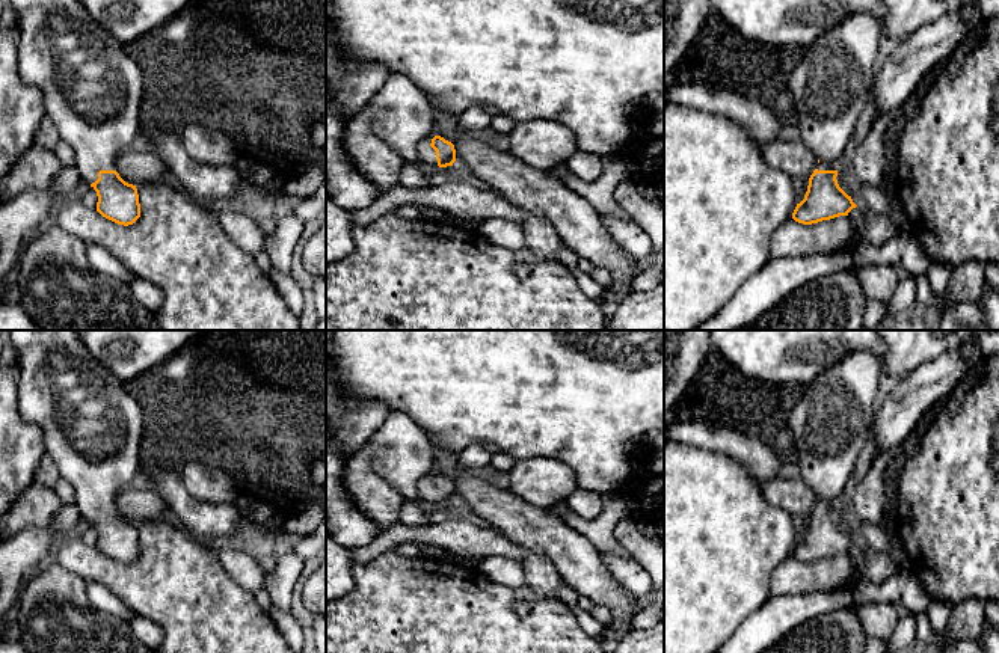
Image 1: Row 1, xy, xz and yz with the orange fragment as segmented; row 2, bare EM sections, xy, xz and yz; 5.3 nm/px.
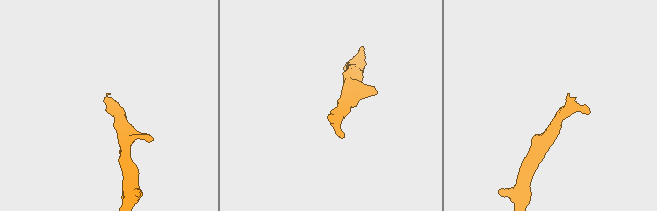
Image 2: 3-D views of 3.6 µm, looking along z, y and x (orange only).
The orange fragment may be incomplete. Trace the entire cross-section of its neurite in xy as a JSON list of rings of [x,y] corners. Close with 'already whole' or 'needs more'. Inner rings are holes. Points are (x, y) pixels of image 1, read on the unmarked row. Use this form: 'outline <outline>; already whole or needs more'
outline [[[8,330],[8,336],[18,359],[20,415],[42,430],[45,454],[56,463],[60,478],[74,487],[83,525],[91,523],[97,529],[97,549],[118,563],[133,563],[140,555],[137,526],[119,514],[115,498],[140,478],[142,406],[125,382],[113,376],[86,350],[77,330]]]; needs more

